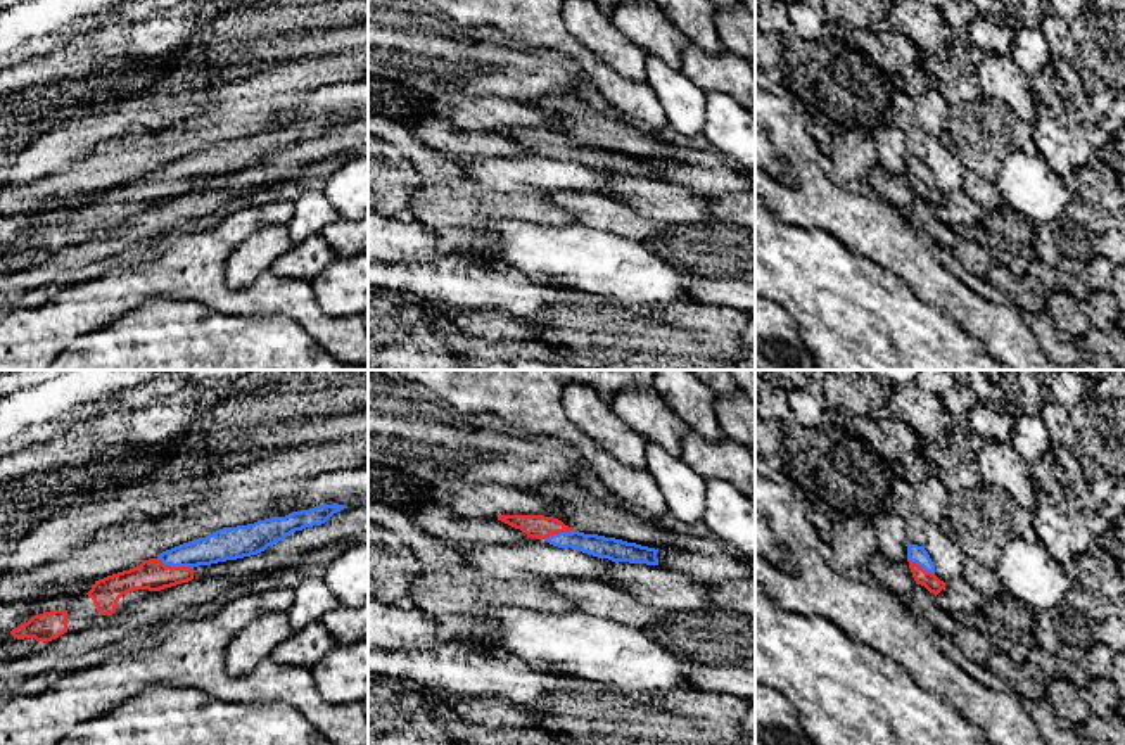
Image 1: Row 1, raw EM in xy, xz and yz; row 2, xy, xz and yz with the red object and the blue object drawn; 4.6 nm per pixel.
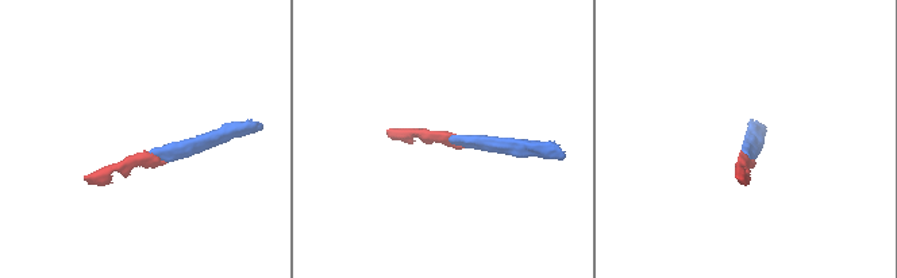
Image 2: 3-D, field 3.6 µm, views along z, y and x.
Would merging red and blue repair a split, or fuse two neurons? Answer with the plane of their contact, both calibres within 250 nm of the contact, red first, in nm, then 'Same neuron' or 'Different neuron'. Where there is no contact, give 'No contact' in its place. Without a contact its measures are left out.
Touches red in xy. Thickness 150 nm (red) against 150 nm. Same neuron

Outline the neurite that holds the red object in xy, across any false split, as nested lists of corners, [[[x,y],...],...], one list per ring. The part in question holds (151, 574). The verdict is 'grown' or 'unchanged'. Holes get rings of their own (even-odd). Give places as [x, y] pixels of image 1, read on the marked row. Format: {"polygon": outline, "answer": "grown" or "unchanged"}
{"polygon": [[[320,505],[271,517],[247,525],[223,527],[206,538],[183,543],[162,551],[157,558],[95,581],[86,595],[74,596],[67,610],[50,610],[33,615],[14,627],[17,640],[35,638],[52,641],[64,633],[88,629],[100,615],[112,615],[128,605],[138,603],[156,591],[194,579],[194,569],[226,560],[237,560],[264,551],[296,531],[325,524],[344,505]]], "answer": "grown"}

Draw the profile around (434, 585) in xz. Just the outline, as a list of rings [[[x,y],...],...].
[[[425,565],[418,569],[420,577],[413,583],[408,600],[444,622],[454,641],[477,641],[494,633],[496,626],[487,614],[498,607],[517,605],[537,612],[567,612],[575,608],[572,600],[551,589],[548,579],[539,576],[494,577],[470,565],[454,569]]]

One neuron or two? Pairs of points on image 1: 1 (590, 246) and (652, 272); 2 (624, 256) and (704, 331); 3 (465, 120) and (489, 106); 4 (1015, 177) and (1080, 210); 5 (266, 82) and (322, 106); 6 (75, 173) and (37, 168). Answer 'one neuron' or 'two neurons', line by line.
1: one neuron
2: two neurons
3: one neuron
4: two neurons
5: two neurons
6: two neurons

